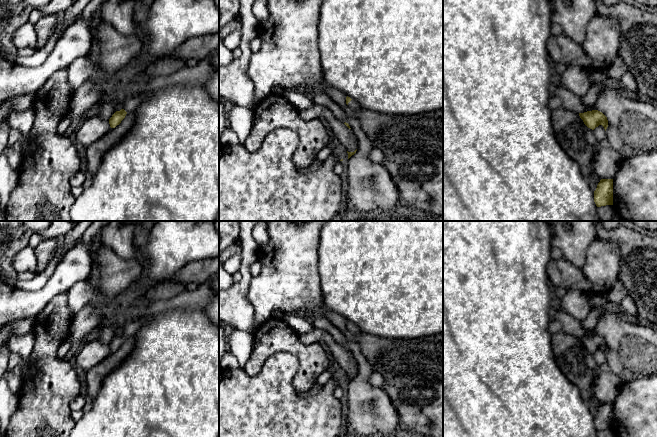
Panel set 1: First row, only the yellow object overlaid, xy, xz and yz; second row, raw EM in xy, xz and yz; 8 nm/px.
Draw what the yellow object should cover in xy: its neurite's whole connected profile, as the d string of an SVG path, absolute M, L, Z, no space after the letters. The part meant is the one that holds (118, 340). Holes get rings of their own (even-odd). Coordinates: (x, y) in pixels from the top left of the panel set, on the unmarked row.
M141 317L139 319L124 323L123 332L120 335L116 335L109 343L110 351L115 352L117 349L119 349L127 337L135 335L140 327L149 320L150 317Z

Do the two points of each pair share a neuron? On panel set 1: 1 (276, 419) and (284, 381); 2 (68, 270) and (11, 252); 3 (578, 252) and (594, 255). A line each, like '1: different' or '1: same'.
1: same
2: different
3: different

